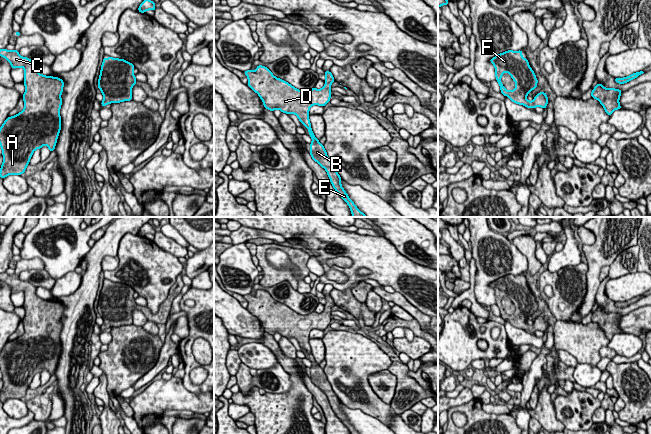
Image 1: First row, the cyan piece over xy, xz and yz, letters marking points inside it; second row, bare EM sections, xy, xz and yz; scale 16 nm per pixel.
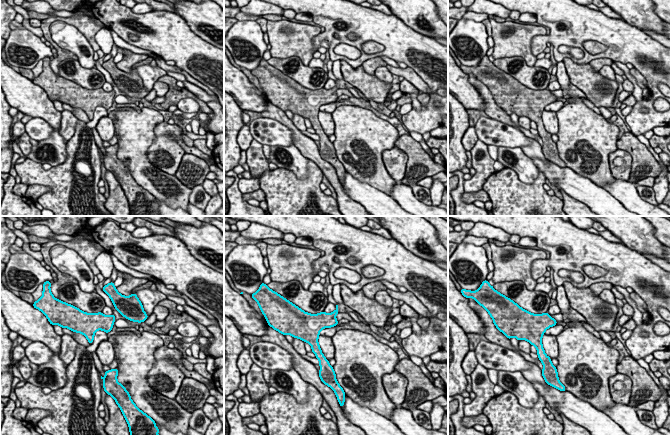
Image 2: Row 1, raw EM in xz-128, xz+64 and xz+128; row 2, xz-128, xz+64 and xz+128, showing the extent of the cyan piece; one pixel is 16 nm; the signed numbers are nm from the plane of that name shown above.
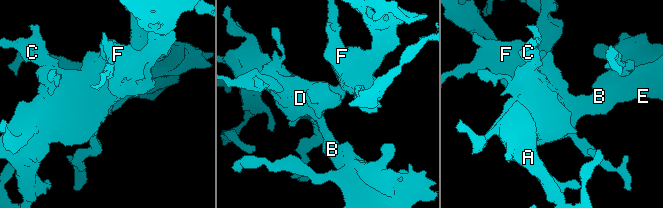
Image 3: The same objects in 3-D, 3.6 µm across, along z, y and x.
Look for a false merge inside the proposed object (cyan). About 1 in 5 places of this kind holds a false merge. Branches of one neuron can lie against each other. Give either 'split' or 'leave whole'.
leave whole

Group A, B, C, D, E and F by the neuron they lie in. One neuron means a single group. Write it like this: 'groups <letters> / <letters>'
groups A B C D E F

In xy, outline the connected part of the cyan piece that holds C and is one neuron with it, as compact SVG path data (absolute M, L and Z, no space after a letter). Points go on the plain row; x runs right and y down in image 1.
M0 273L11 292L24 292L24 334L7 341L0 351L3 387L0 401L22 399L36 373L46 369L54 375L61 354L60 332L64 305L36 295L36 287L21 281L19 275Z

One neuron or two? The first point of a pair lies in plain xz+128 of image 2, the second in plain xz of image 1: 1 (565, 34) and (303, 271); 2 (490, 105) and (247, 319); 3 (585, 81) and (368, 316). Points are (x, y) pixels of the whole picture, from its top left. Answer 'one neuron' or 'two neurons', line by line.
1: two neurons
2: two neurons
3: one neuron

